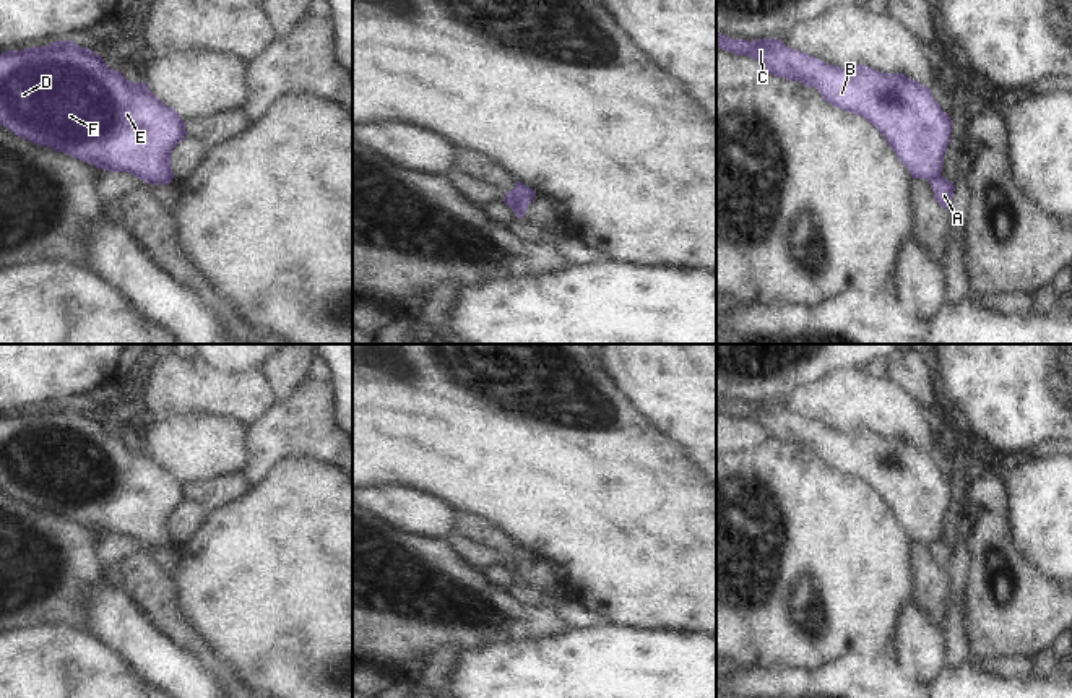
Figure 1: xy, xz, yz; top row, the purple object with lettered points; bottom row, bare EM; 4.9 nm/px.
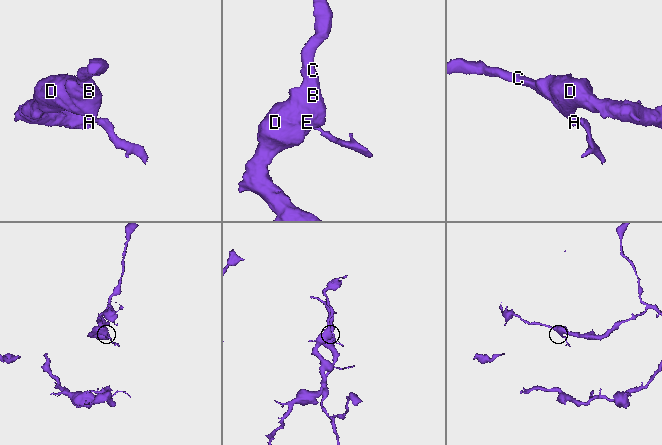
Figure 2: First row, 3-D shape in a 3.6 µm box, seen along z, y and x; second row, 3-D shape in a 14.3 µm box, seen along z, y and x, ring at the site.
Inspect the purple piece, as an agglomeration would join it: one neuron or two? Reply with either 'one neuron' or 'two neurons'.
two neurons

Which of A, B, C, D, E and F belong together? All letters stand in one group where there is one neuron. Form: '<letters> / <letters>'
A / B C D E F

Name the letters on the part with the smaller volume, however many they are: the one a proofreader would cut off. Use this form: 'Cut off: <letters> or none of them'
Cut off: A

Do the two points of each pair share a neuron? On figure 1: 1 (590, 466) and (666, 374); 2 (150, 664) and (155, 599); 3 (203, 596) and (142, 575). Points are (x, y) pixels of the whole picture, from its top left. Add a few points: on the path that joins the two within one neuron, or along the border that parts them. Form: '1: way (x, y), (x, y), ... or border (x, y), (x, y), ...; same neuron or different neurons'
1: border (614, 379), (634, 405), (666, 434); different neurons
2: border (129, 590), (137, 603), (181, 645); different neurons
3: border (163, 578), (174, 588), (179, 611), (187, 620); different neurons

